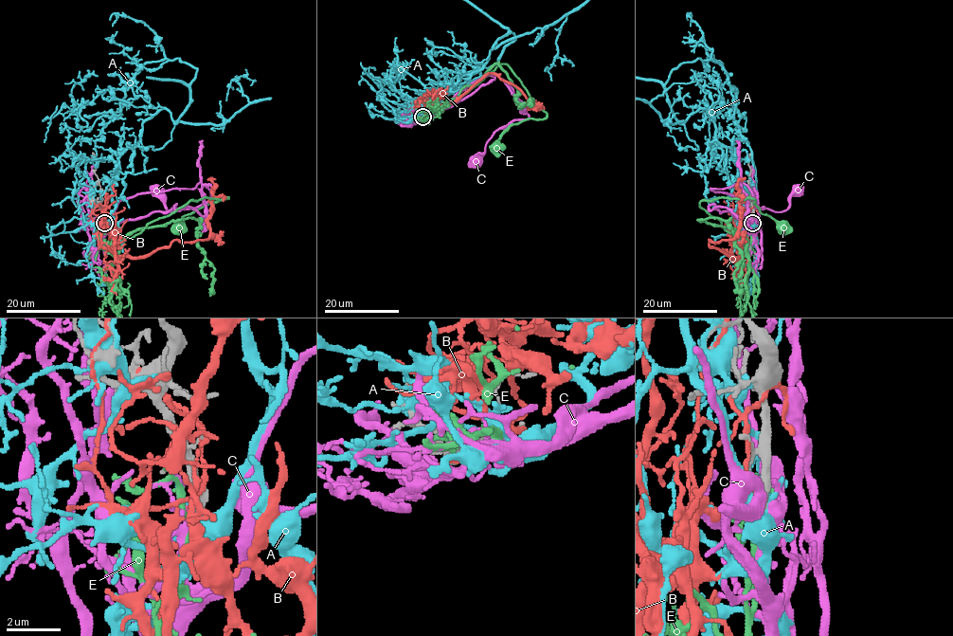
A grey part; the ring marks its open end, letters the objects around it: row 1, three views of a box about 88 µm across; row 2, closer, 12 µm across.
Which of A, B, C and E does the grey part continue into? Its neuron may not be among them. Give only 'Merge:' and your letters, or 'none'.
Merge: C

